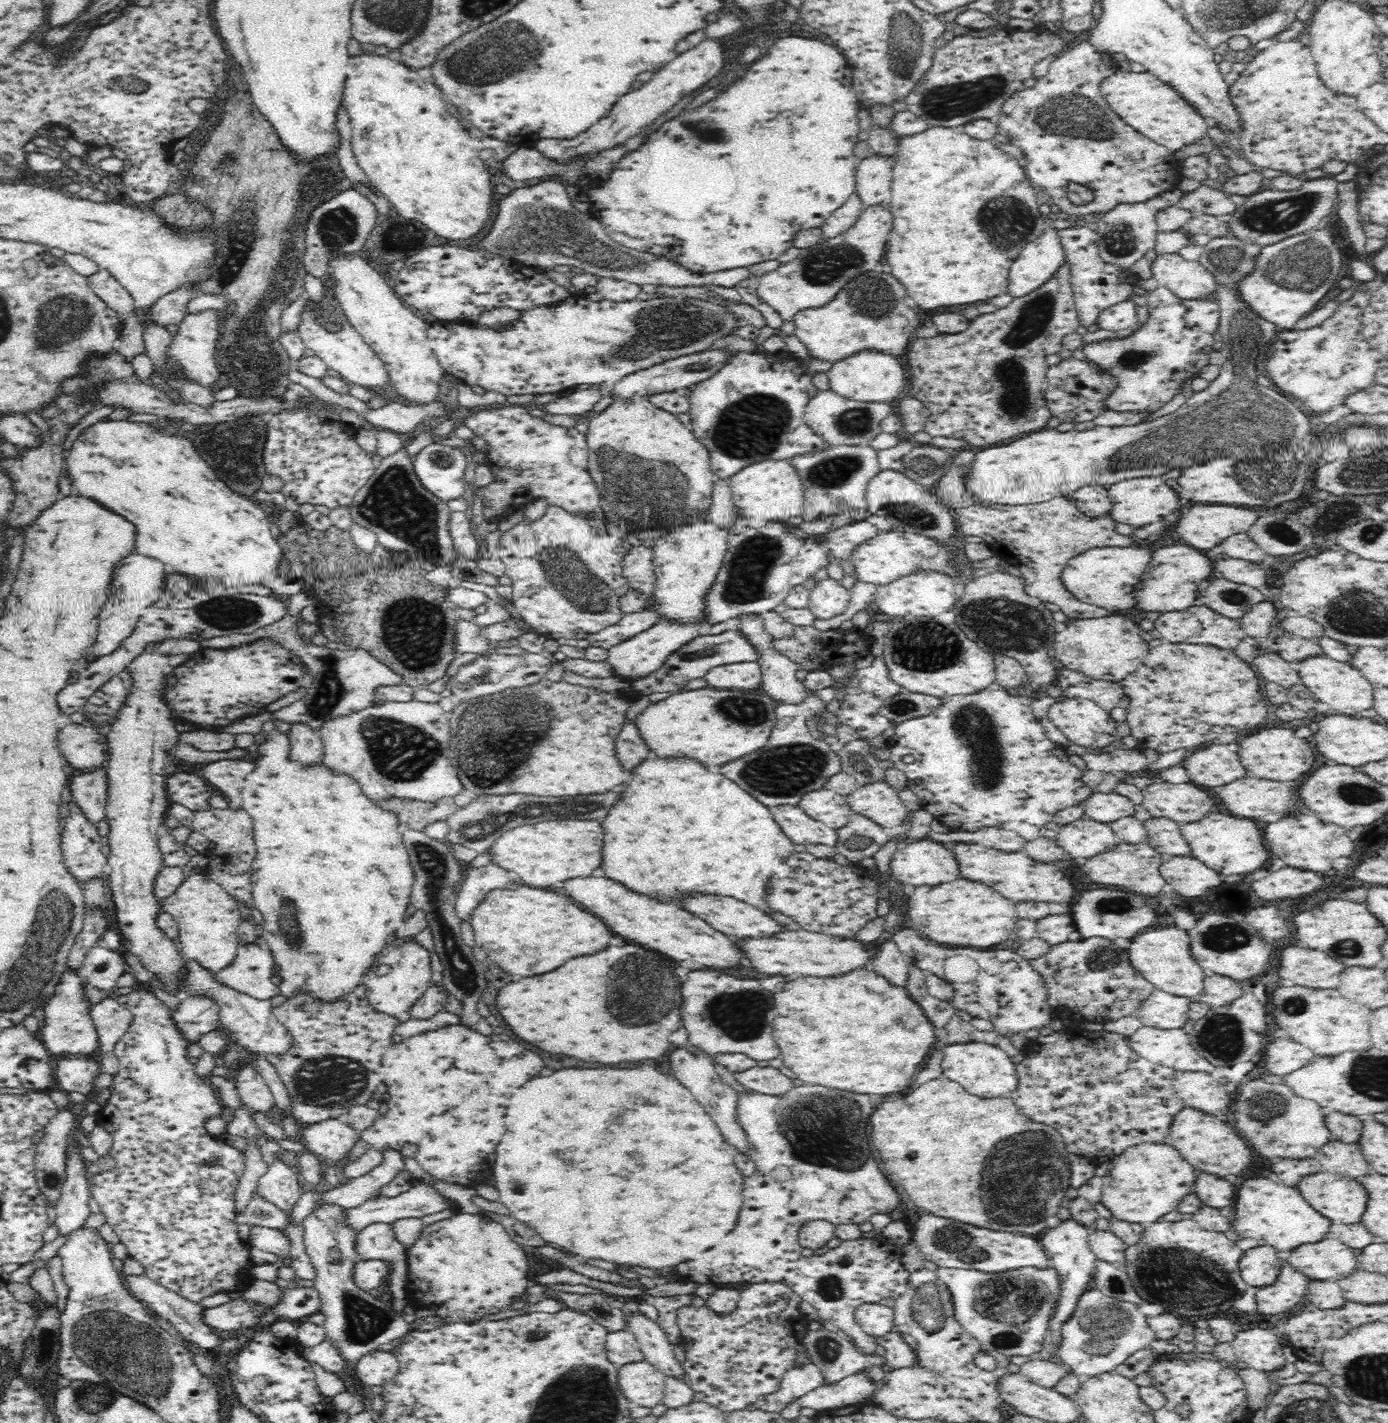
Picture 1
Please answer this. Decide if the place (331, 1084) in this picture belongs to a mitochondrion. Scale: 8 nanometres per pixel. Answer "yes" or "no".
yes

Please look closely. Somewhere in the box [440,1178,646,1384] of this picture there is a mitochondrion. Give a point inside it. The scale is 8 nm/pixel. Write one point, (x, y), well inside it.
(533, 1337)

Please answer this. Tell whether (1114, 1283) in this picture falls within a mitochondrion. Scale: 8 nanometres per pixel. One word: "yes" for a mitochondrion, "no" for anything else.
yes

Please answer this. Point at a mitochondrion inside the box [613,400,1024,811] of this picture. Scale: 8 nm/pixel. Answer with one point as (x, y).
(783, 771)

